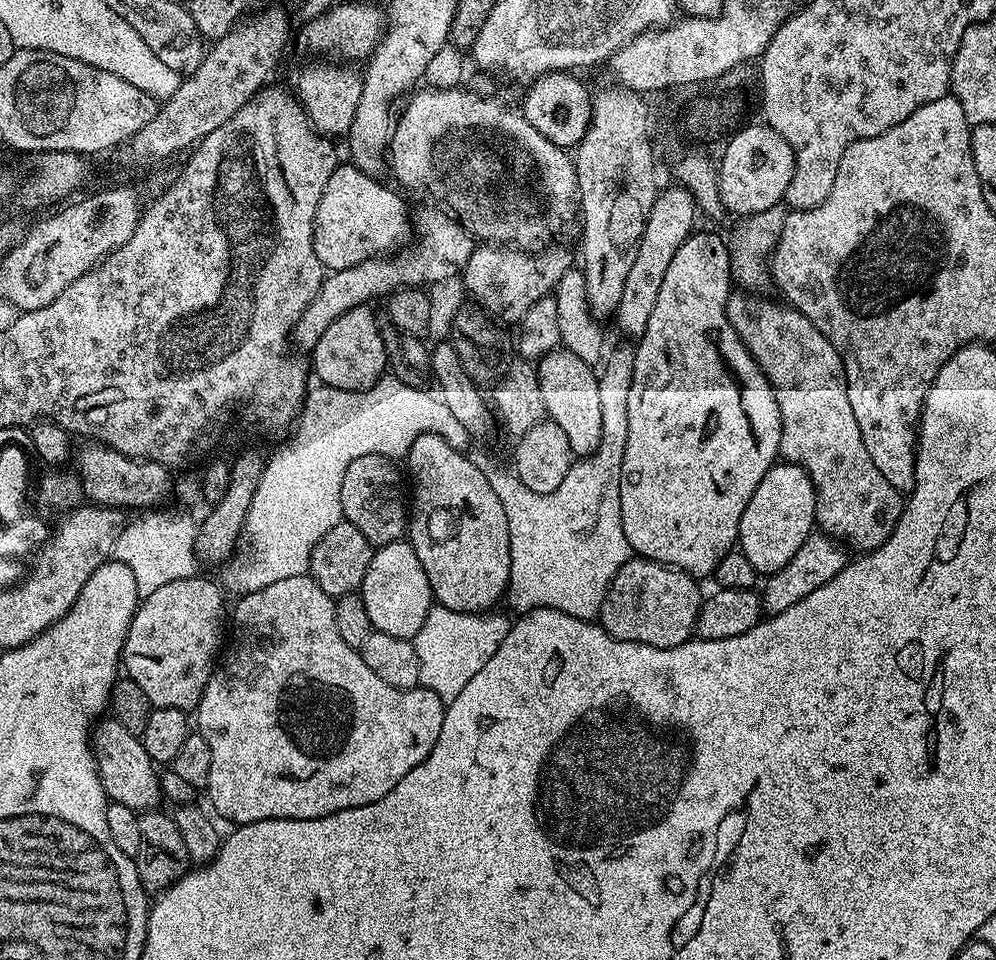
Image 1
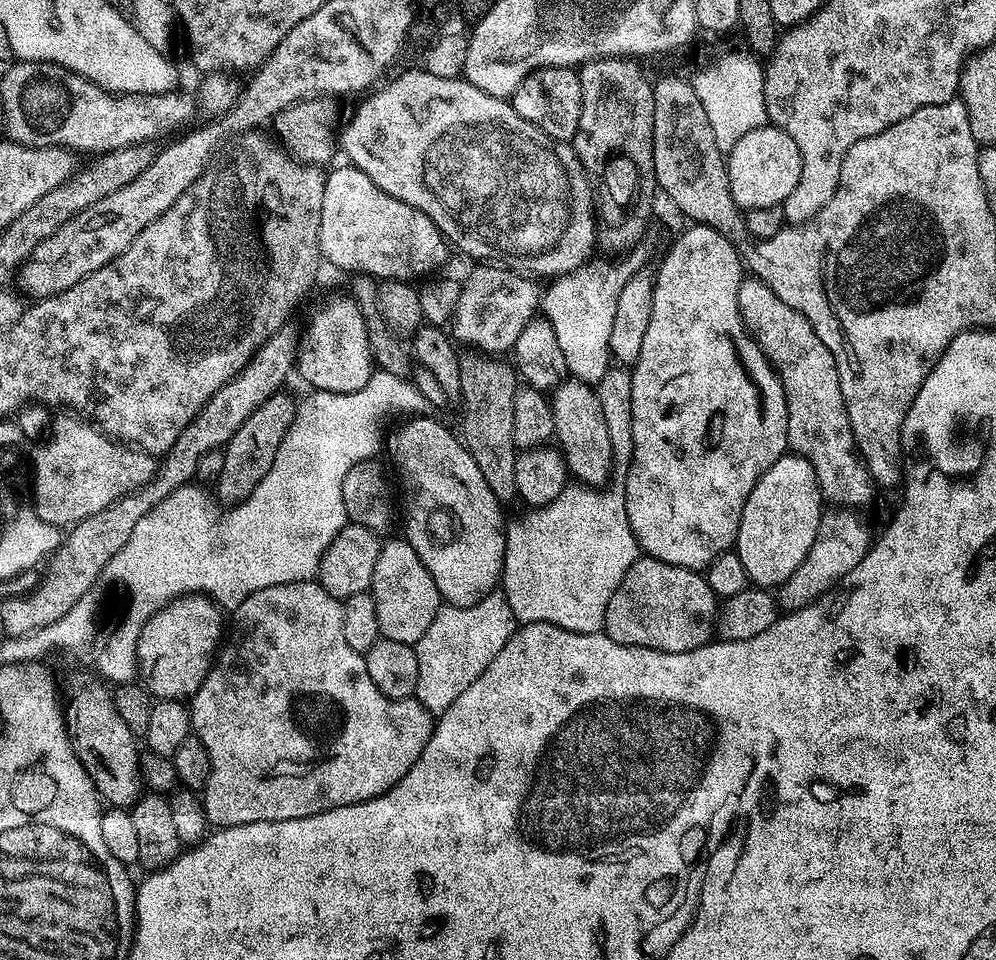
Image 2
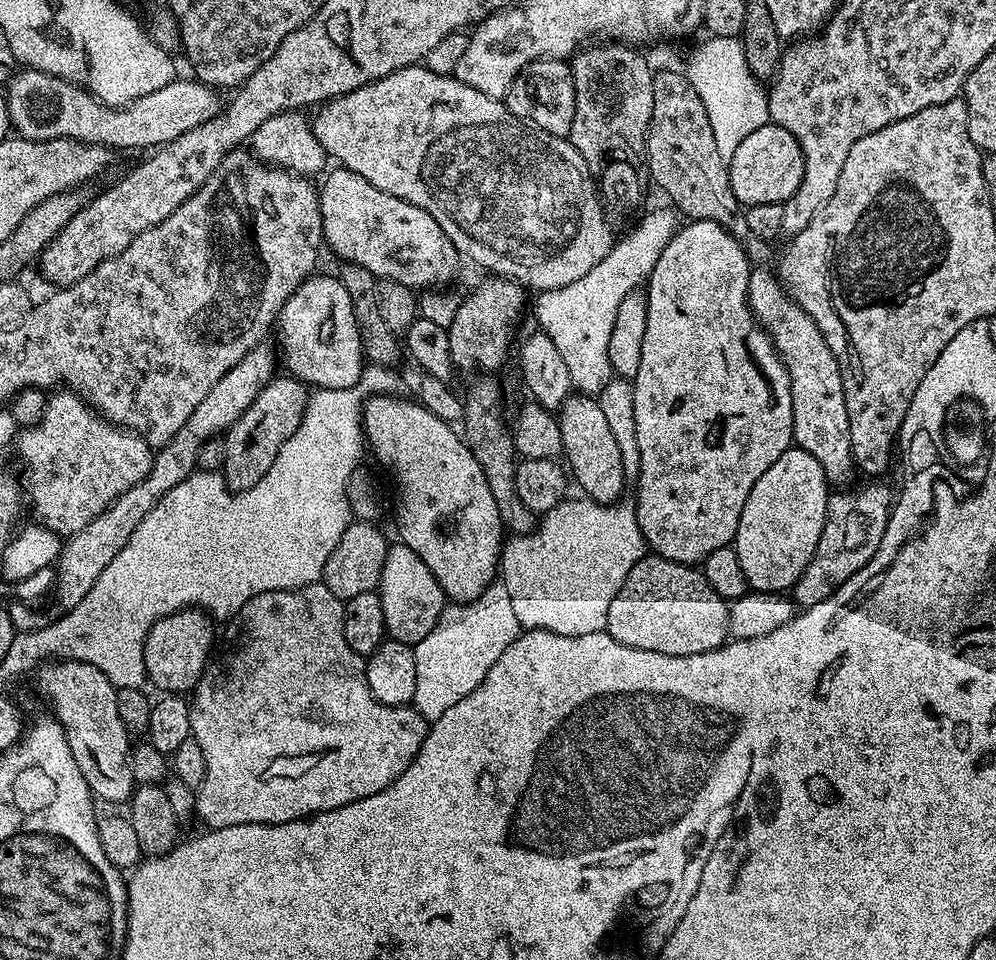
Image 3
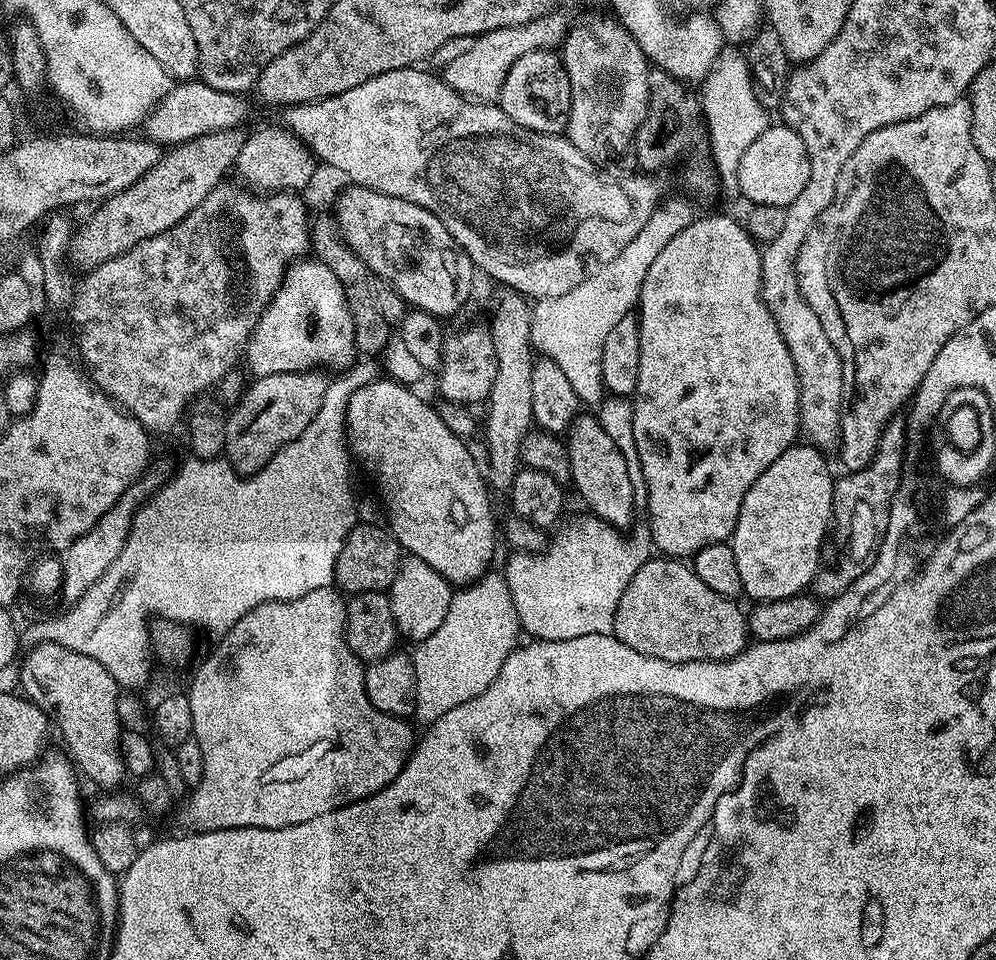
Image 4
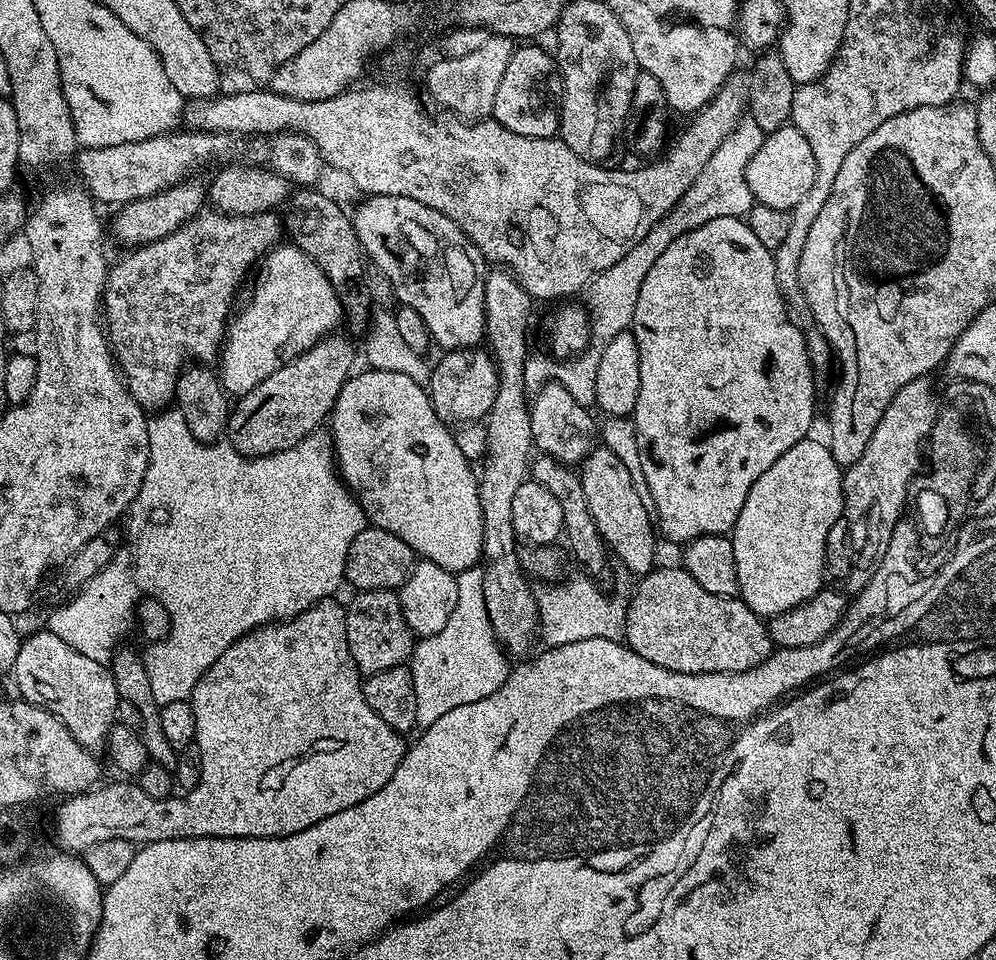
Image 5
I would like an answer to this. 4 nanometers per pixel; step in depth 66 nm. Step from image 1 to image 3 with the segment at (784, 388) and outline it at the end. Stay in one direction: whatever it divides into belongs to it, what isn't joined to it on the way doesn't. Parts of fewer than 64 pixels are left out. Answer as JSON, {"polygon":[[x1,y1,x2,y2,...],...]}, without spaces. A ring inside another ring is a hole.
{"polygon":[[756,266,748,274,747,304,756,317,756,323,764,329,780,361,788,372,792,395,792,439,795,447,806,450,818,458,829,485,844,486,854,473,852,443,850,442,850,418,846,414,846,394,842,382,842,370,834,350,826,346,822,330,794,303,780,285,775,271,766,272]]}

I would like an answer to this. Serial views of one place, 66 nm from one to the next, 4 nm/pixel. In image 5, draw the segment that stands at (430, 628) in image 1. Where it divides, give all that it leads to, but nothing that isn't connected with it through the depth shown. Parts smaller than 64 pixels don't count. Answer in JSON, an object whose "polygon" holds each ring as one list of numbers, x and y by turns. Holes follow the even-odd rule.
{"polygon":[[483,567,467,568,457,575,456,580,458,602,455,603,446,626,438,634,417,639,410,657,414,698,418,698,416,722,421,729,438,722,442,714,447,714,458,706,482,702,482,698,494,694,494,690,498,690,498,686,506,682,510,671,509,657,490,626,490,614,486,614]]}

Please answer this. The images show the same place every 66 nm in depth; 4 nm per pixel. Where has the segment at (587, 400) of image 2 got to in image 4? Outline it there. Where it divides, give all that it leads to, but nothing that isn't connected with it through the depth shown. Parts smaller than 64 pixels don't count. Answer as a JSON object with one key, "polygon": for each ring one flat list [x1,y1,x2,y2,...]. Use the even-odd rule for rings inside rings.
{"polygon":[[581,414,571,426,566,436,570,470,572,471,571,487,576,487,578,495,591,515,607,524,613,524,621,530,628,530,636,516,636,491,630,482,630,470,622,450,614,446,614,438,602,430,595,415]]}

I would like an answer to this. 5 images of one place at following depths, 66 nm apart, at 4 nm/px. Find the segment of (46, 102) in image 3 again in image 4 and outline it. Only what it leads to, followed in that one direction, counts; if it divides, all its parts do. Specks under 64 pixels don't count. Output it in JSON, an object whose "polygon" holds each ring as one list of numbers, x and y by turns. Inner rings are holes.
{"polygon":[[196,78,177,83,148,113,147,139,161,146,175,146,206,134,239,128,248,116,248,104,244,99,243,95,234,92,214,90]]}

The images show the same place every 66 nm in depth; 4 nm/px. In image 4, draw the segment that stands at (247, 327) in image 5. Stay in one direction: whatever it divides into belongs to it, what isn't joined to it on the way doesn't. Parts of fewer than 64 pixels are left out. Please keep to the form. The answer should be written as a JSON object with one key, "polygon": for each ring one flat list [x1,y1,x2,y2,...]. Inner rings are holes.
{"polygon":[[301,258,289,264,283,284,266,306,262,318,258,318,258,326,248,343,246,364,248,360,251,375,344,368,357,356,354,318,334,270,315,258]]}

